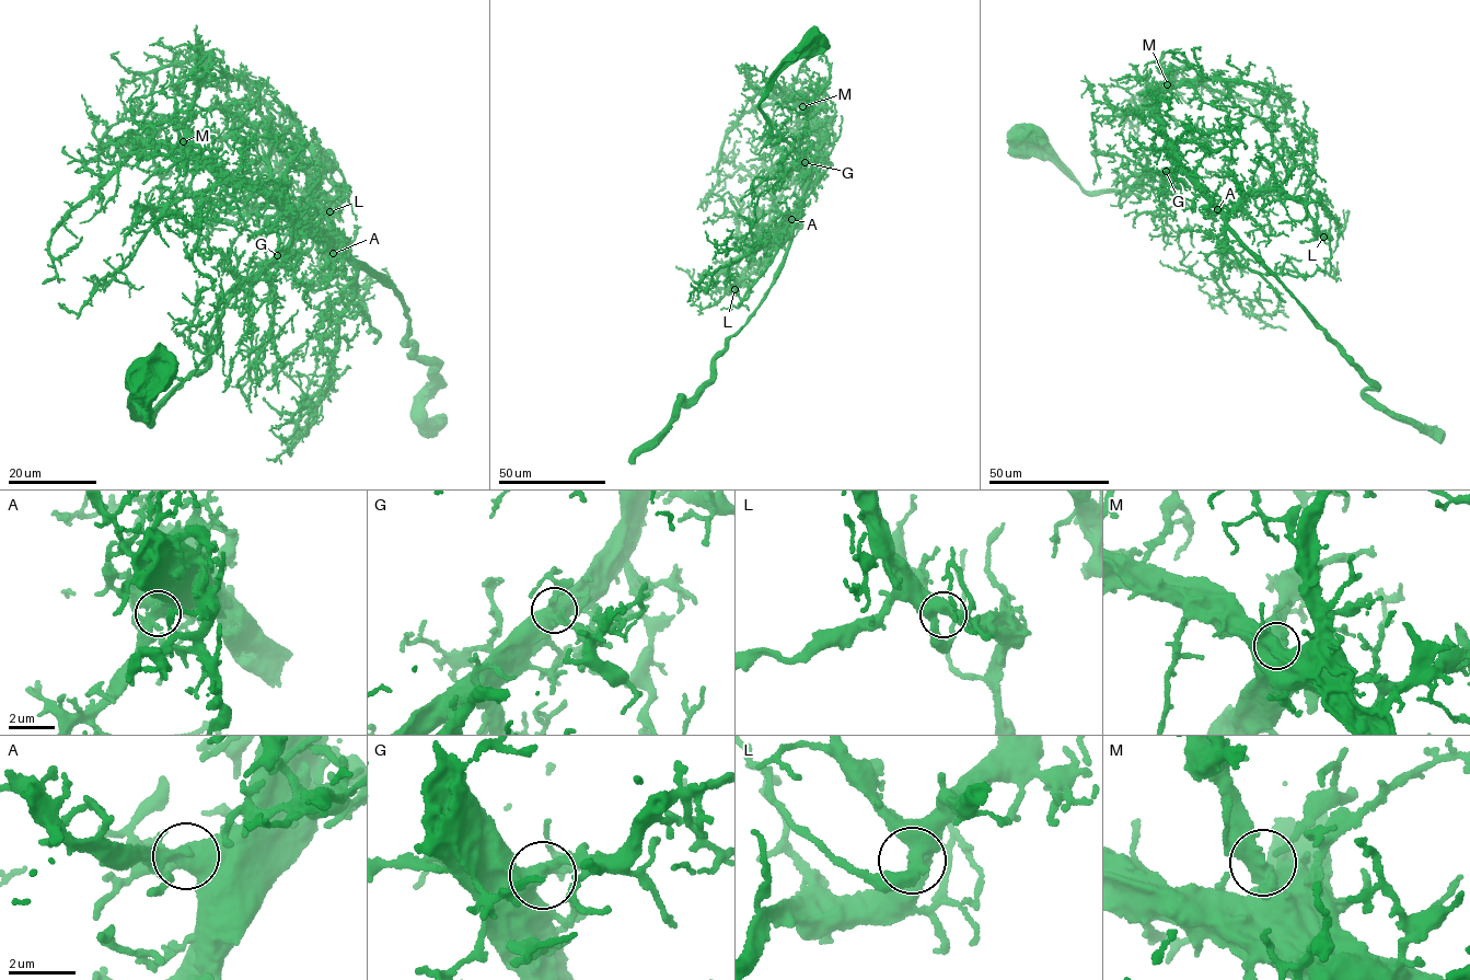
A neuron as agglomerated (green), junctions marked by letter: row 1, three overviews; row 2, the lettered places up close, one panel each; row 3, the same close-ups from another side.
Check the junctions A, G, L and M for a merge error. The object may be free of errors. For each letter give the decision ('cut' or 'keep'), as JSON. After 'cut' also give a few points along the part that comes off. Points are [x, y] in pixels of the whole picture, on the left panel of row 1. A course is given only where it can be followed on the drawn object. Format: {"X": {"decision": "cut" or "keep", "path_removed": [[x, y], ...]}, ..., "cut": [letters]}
{"A": {"decision": "keep"}, "G": {"decision": "keep"}, "L": {"decision": "keep"}, "M": {"decision": "keep"}, "cut": []}

